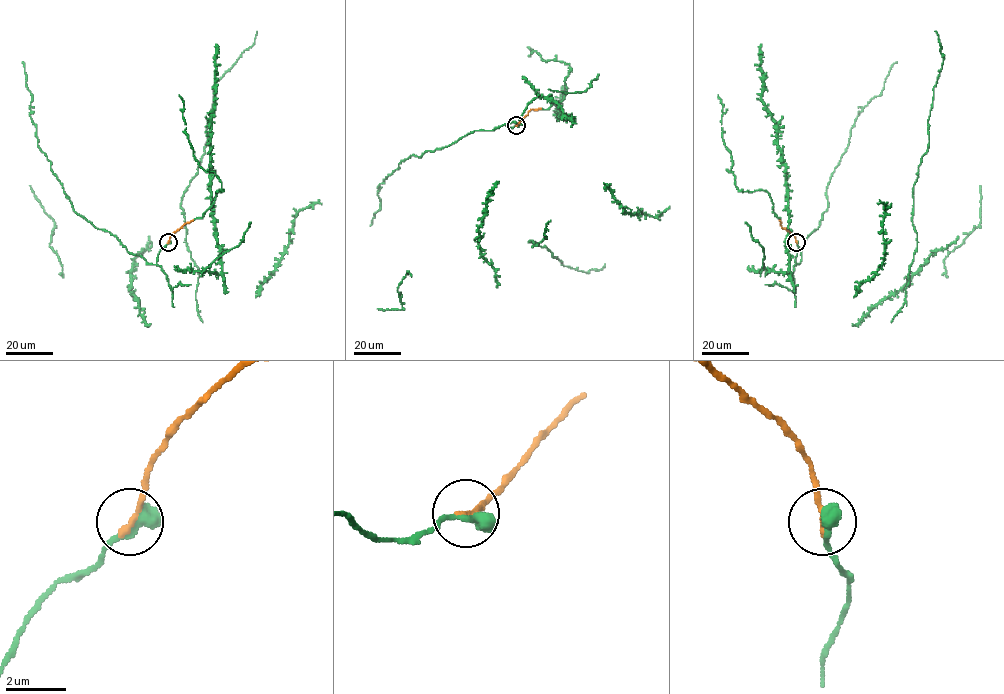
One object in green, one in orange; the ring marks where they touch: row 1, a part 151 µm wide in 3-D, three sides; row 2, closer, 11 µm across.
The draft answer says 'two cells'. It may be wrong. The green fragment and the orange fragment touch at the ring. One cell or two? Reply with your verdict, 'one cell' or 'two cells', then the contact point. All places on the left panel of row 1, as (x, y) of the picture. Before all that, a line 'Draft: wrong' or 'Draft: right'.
Draft: wrong
one cell | (168, 242)

